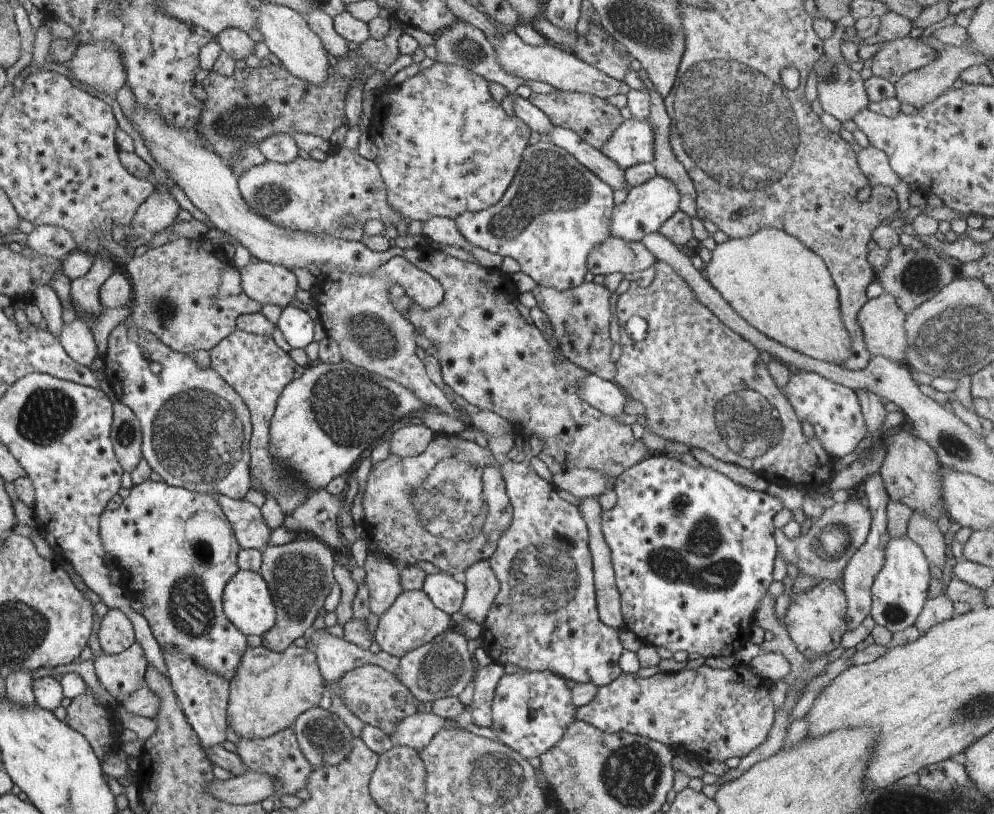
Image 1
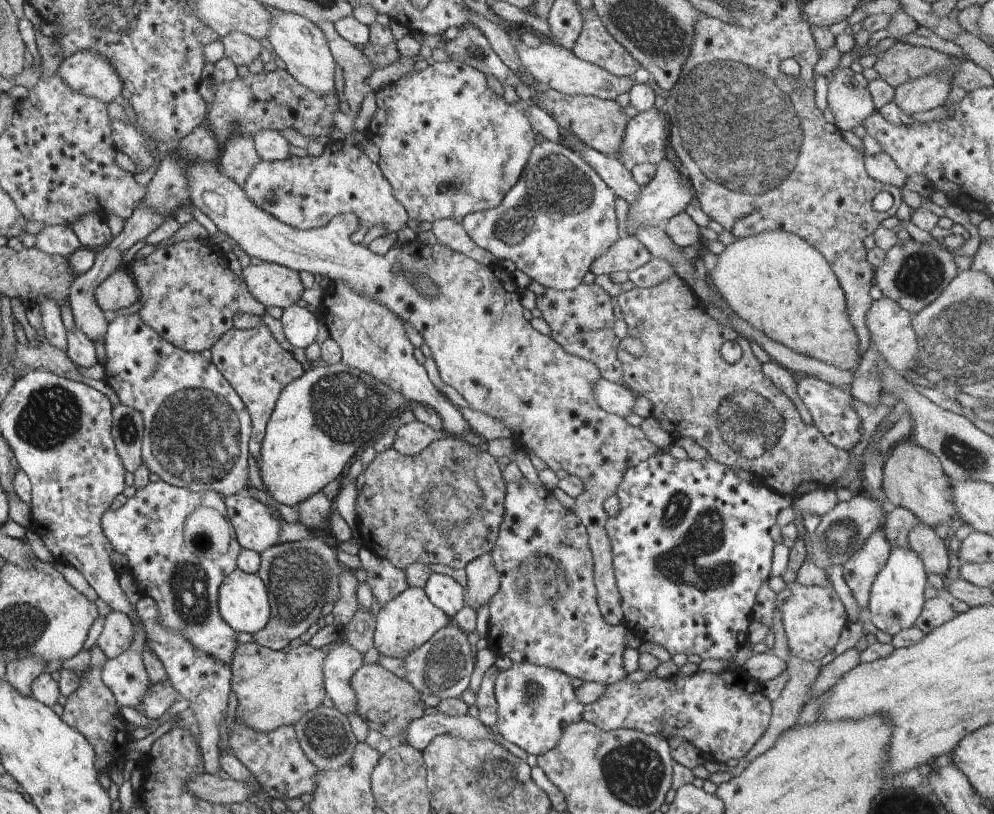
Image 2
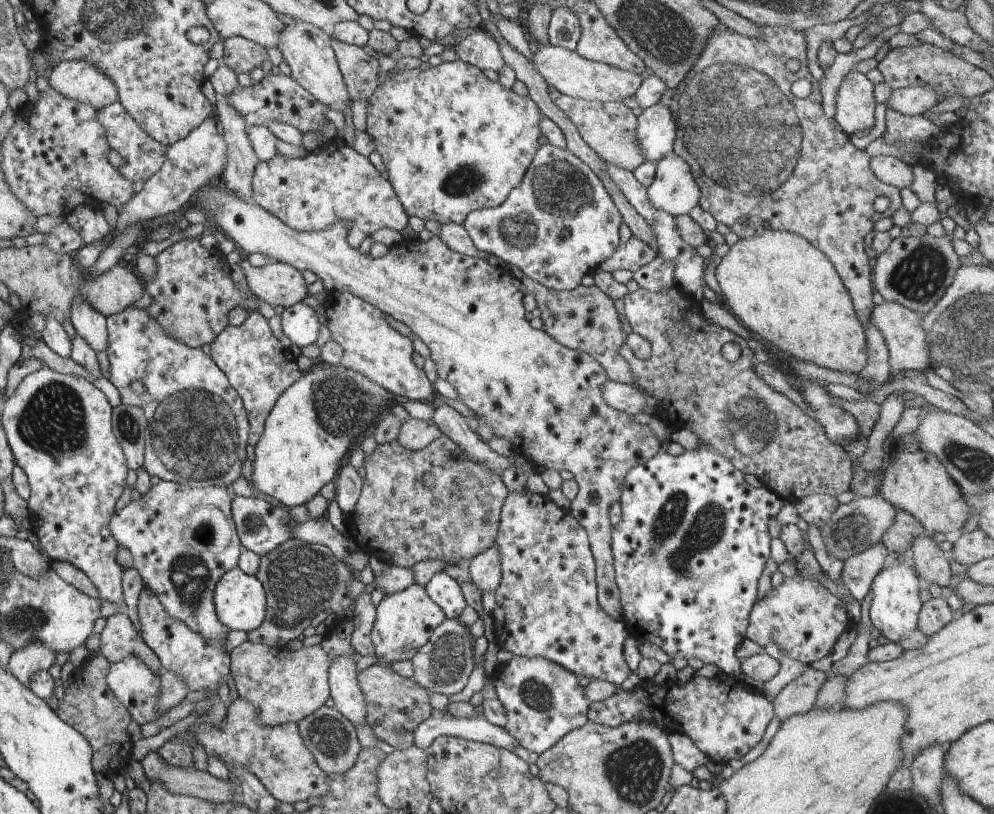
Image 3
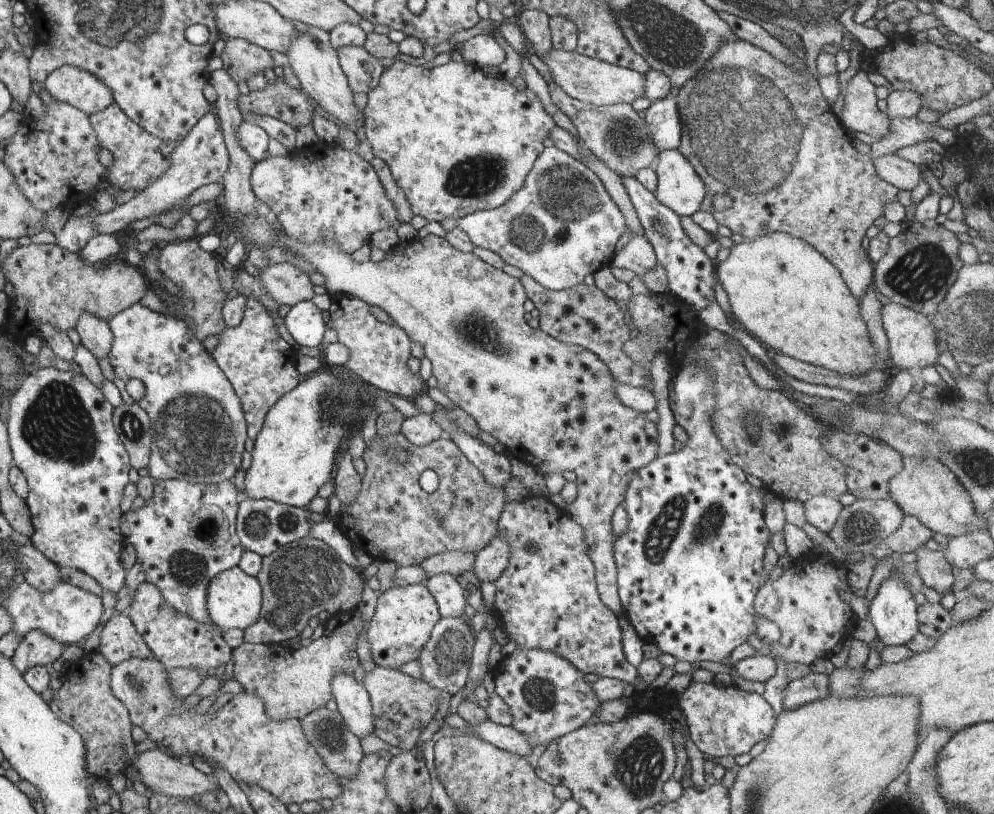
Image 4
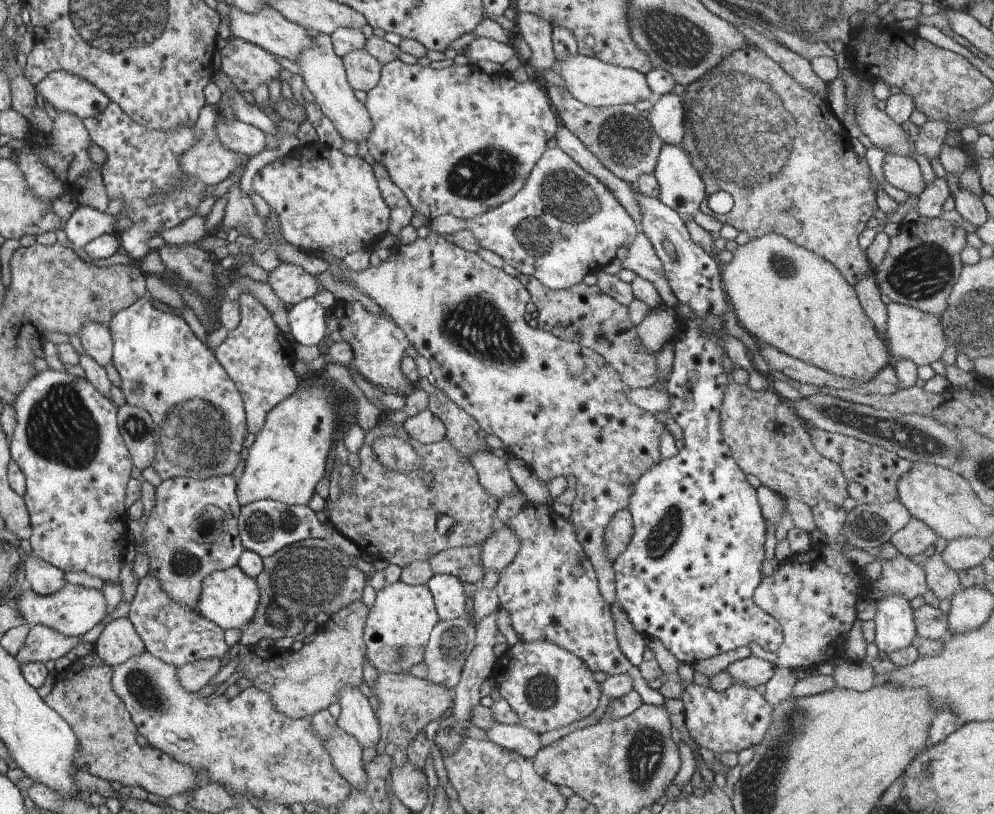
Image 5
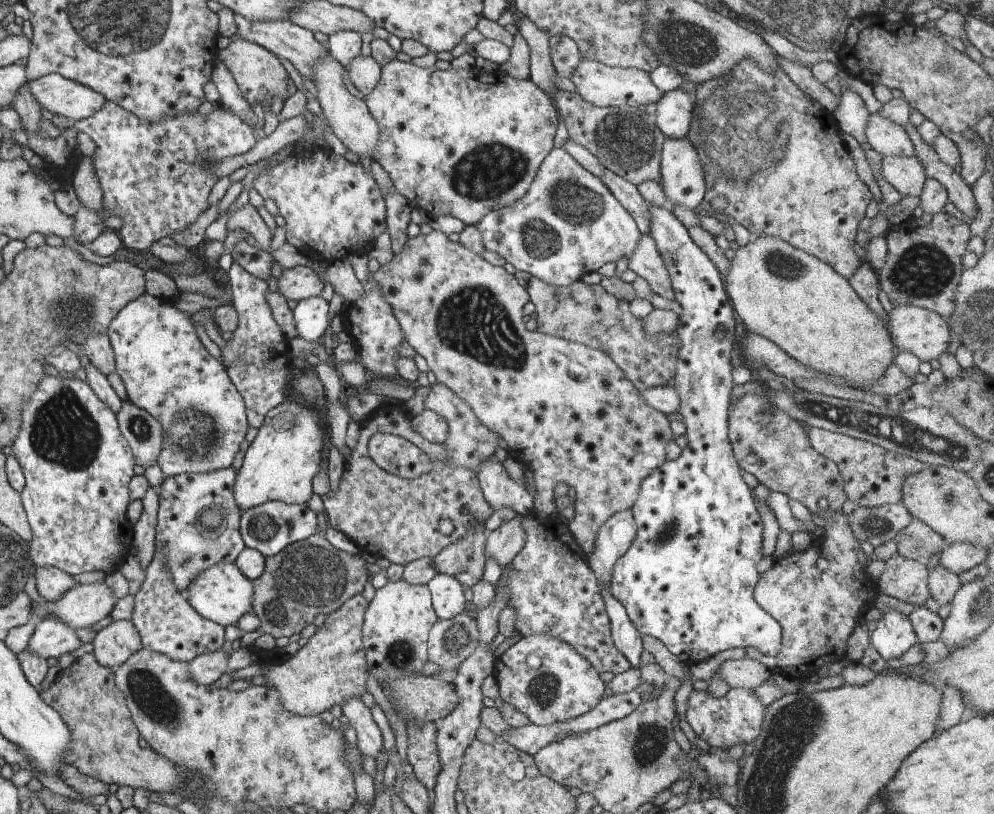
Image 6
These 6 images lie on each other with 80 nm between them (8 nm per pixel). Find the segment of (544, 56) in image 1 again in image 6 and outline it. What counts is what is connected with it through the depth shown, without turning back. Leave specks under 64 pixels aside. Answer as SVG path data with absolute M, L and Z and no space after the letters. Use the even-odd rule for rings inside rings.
M581 59L576 70L572 72L570 80L575 84L576 93L582 99L599 107L628 105L643 109L647 104L654 104L654 102L657 104L663 95L660 88L650 80L648 72L632 67L610 67L594 60Z

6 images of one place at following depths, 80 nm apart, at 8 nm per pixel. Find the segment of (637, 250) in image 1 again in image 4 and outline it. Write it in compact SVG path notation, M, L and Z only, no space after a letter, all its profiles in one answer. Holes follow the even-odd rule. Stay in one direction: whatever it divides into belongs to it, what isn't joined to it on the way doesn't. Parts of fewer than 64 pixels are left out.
M633 235L626 246L615 253L610 267L627 268L635 272L639 277L648 274L652 268L656 269L658 264L657 256L645 235Z

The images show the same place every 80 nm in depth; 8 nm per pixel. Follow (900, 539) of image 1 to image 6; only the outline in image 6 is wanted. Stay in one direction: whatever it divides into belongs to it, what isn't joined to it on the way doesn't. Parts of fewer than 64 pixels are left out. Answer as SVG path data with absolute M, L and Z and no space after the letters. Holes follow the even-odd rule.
M897 611L884 614L871 636L871 645L886 661L900 660L917 642L909 618Z

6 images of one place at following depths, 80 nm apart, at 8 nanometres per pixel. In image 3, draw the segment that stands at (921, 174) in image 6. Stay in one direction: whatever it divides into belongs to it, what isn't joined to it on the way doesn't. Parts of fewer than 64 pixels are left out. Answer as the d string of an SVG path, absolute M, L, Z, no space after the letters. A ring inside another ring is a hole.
M878 155L871 158L871 169L878 180L899 189L909 187L914 180L910 165L894 156Z

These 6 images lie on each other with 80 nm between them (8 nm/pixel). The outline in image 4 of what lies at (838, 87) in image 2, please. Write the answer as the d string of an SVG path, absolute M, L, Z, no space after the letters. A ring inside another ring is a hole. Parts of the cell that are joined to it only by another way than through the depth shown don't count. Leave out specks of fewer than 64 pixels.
M858 71L847 84L844 113L838 118L848 132L870 134L874 140L884 139L891 129L891 118L878 109L879 98L866 71Z

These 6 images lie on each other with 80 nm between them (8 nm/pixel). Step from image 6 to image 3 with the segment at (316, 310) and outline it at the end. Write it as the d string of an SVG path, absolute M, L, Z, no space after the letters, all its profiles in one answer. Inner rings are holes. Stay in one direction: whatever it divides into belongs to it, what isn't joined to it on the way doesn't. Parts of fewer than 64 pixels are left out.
M300 301L285 308L281 317L283 330L294 344L301 348L316 343L320 322L312 307Z

